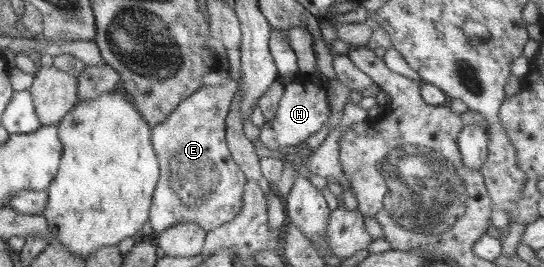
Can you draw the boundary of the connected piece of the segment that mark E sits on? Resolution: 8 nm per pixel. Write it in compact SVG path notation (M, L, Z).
M231 72L226 83L205 86L194 92L174 110L162 124L152 127L150 140L159 160L159 180L154 190L149 210L149 221L154 235L168 230L179 222L195 222L209 231L230 222L241 211L242 195L246 185L245 174L232 158L225 139L226 118L235 94L238 92L237 74Z

